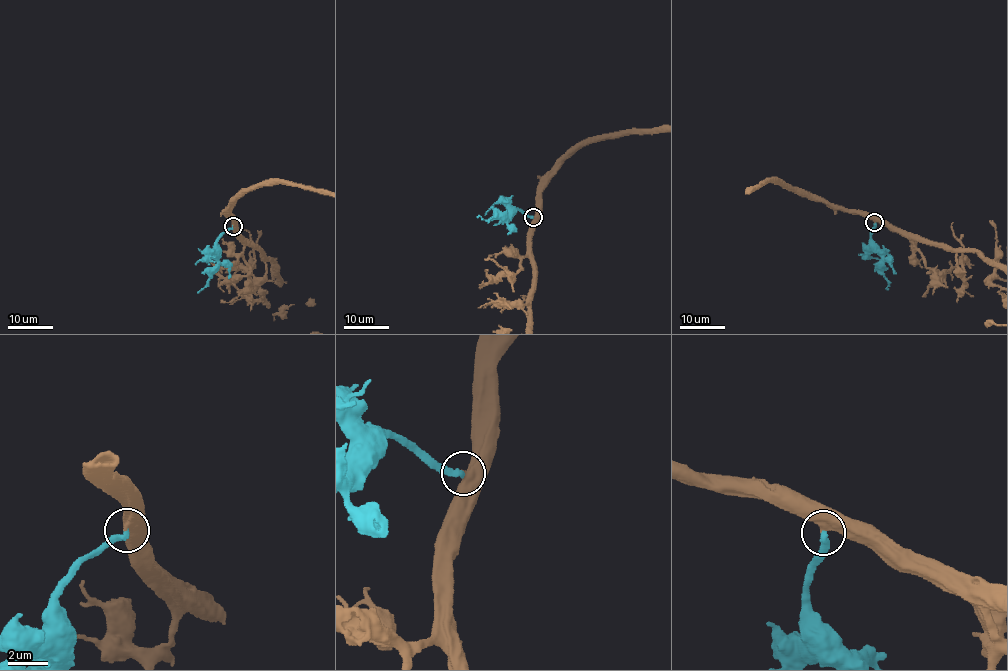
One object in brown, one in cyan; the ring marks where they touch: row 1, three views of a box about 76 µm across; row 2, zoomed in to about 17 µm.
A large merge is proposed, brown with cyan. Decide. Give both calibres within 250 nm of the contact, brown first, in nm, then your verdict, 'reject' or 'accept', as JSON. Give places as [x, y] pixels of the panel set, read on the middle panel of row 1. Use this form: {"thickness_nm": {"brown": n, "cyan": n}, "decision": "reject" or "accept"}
{"thickness_nm": {"brown": 650, "cyan": 280}, "decision": "accept"}

